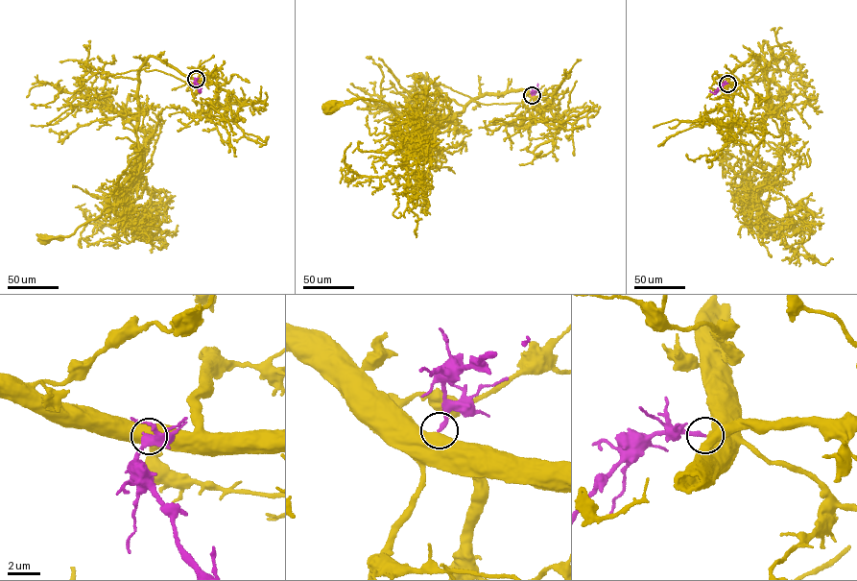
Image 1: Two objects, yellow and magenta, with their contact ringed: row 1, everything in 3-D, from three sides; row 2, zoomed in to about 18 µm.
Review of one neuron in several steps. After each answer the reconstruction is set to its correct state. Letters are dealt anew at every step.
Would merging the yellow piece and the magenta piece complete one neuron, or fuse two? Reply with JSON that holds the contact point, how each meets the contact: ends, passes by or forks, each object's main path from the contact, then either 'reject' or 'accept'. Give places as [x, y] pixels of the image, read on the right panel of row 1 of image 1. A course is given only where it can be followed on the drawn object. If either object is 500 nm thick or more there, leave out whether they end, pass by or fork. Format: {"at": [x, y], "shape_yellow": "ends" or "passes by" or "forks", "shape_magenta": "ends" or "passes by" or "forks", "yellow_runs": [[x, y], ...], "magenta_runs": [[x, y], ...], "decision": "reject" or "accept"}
{"at": [727, 84], "yellow_runs": [[727, 84], [754, 54], [768, 82], [763, 140], [747, 174], [748, 189], [732, 192], [733, 200], [752, 201]], "magenta_runs": [[727, 84], [716, 93], [710, 90]], "decision": "accept"}

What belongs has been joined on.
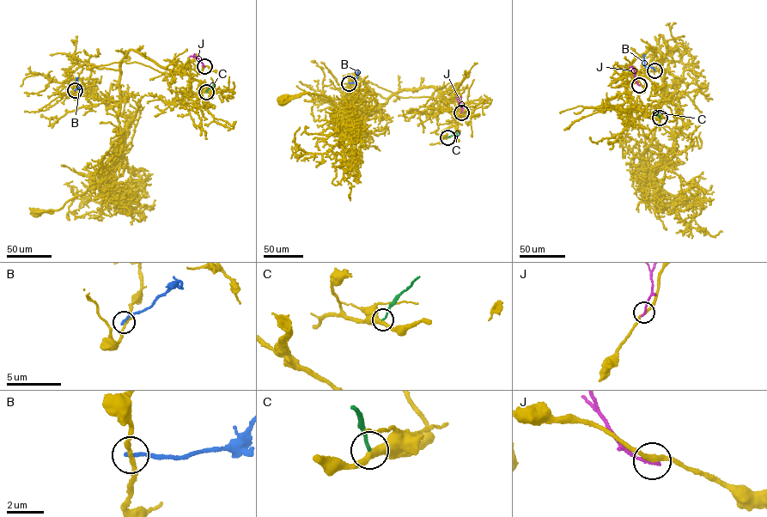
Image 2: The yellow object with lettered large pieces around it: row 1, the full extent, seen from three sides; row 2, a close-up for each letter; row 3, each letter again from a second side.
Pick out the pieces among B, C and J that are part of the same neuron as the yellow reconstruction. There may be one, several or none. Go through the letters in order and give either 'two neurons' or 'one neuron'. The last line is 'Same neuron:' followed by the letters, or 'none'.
B: two neurons
C: two neurons
J: two neurons
Same neuron: none

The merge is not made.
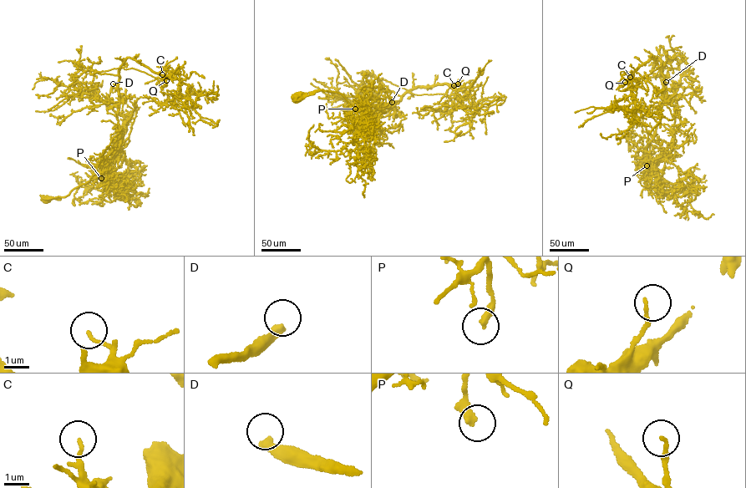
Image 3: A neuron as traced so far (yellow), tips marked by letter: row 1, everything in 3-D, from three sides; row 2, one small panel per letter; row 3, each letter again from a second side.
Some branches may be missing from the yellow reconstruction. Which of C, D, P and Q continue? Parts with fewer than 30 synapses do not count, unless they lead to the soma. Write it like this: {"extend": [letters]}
{"extend": ["D", "P"]}

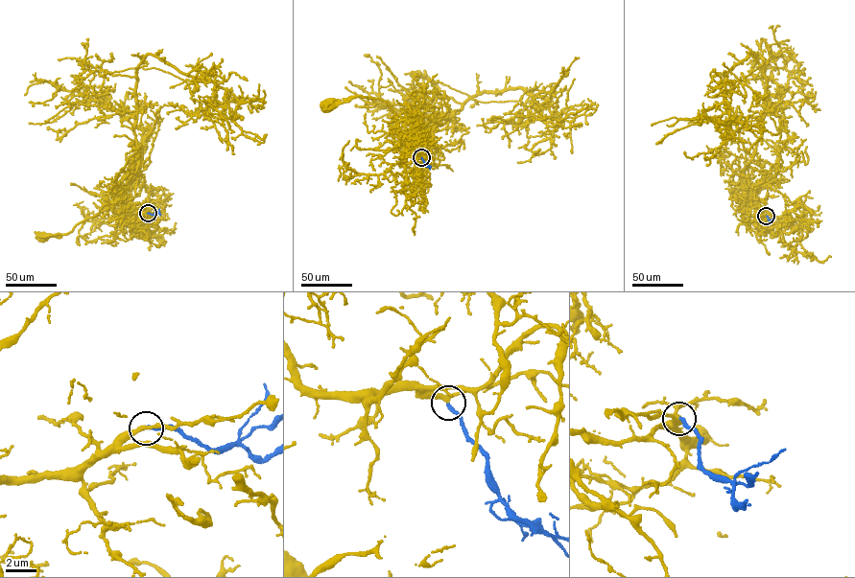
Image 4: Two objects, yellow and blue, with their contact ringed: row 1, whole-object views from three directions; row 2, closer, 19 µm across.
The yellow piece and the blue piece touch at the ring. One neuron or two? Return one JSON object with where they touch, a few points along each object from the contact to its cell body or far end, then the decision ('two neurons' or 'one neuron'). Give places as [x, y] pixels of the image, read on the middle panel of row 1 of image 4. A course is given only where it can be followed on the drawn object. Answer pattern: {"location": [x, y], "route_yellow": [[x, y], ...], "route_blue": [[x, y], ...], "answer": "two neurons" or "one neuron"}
{"location": [421, 157], "route_yellow": [[421, 157], [412, 156], [410, 152], [411, 123], [394, 112], [387, 102], [361, 96], [325, 104]], "route_blue": [[421, 157], [430, 169]], "answer": "one neuron"}

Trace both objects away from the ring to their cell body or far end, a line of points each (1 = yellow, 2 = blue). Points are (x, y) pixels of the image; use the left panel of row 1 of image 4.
1: (148, 213), (134, 217), (124, 203), (117, 202), (81, 221), (67, 233), (40, 237)
2: (148, 213), (154, 214), (159, 209)

